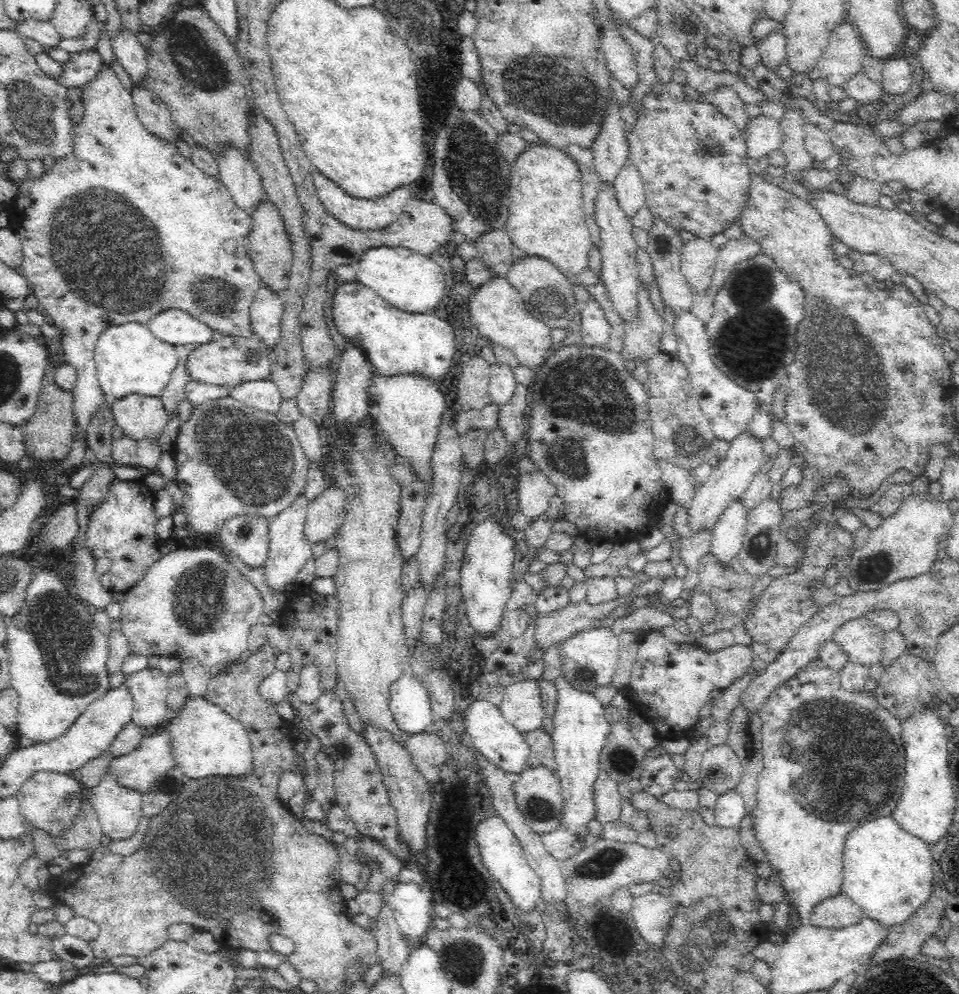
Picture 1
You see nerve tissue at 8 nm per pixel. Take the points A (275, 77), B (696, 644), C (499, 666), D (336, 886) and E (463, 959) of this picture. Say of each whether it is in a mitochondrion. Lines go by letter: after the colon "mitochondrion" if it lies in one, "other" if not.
A: other
B: other
C: other
D: other
E: mitochondrion

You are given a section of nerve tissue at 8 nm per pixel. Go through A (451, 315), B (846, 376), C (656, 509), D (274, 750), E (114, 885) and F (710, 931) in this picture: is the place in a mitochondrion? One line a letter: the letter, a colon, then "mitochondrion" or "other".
A: other
B: mitochondrion
C: other
D: other
E: other
F: mitochondrion

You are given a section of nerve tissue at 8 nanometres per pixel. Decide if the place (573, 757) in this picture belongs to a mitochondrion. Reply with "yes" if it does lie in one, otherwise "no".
no

